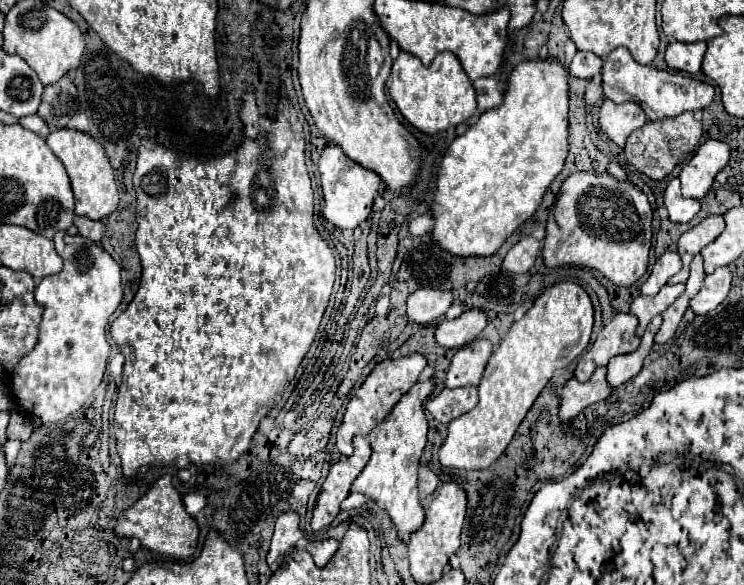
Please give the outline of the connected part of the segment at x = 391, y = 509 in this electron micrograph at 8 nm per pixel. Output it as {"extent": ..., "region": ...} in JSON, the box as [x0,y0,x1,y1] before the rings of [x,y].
{"extent":[352,379,434,543],"region":[[[432,379],[424,383],[416,383],[402,399],[394,405],[392,413],[388,415],[386,423],[380,423],[374,427],[374,431],[368,435],[372,445],[372,457],[364,471],[356,477],[352,483],[352,491],[368,495],[374,503],[384,507],[392,519],[392,523],[398,529],[398,537],[408,543],[410,535],[418,531],[424,523],[424,509],[418,499],[418,487],[416,487],[416,471],[420,465],[420,455],[426,445],[428,435],[428,419],[424,415],[424,399],[430,397],[434,389]]]}

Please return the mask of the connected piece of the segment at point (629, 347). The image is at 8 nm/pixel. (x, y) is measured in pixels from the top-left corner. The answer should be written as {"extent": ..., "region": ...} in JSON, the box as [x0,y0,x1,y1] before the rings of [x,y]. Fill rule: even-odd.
{"extent":[576,313,640,381],"region":[[[618,313],[602,331],[600,337],[592,343],[590,351],[586,351],[576,365],[576,379],[588,381],[596,367],[606,365],[612,357],[622,353],[632,353],[640,345],[640,337],[636,337],[638,319],[632,313]]]}

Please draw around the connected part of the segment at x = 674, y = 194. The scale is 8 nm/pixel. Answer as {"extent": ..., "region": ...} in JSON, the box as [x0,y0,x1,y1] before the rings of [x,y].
{"extent":[664,179,700,223],"region":[[[672,179],[668,183],[666,193],[664,193],[664,205],[668,209],[670,221],[676,221],[676,223],[688,223],[700,211],[700,201],[698,199],[682,197],[680,179]]]}

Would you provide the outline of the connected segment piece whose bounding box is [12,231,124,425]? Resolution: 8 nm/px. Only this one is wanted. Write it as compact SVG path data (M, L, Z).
M58 231L54 245L64 259L64 269L44 277L36 287L36 301L44 305L38 345L12 373L12 393L16 401L30 415L40 417L42 425L58 423L70 413L76 413L100 385L110 357L106 325L122 303L124 293L122 267L98 243Z

